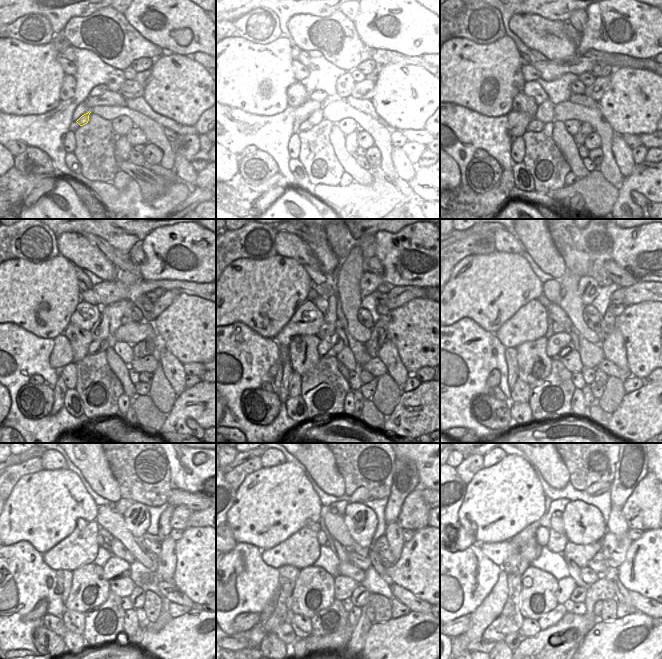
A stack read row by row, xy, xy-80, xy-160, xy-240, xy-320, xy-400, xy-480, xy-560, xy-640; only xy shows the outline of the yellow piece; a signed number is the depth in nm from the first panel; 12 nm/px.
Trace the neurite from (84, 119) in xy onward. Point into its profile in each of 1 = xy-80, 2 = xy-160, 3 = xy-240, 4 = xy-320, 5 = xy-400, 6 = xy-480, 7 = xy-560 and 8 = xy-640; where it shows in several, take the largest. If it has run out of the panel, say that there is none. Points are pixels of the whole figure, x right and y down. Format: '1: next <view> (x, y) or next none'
1: next xy-80 (316, 117)
2: next xy-160 (545, 110)
3: next xy-240 (100, 331)
4: next xy-320 (328, 326)
5: next xy-400 (562, 292)
6: next xy-480 (123, 504)
7: next xy-560 (361, 494)
8: next xy-640 (596, 489)

